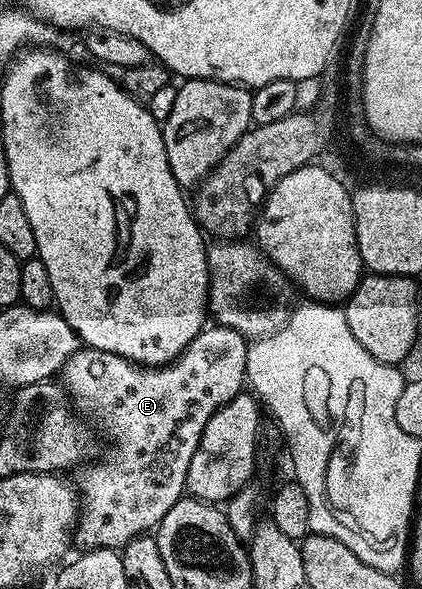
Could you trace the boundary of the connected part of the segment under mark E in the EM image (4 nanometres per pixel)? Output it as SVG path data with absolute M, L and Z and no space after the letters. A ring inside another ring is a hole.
M207 325L175 360L161 367L144 367L117 353L86 345L80 346L73 357L65 361L61 372L63 390L70 397L76 412L96 428L99 426L111 442L103 463L93 464L79 483L82 507L73 528L73 539L76 544L80 543L80 548L88 551L95 551L98 547L122 549L130 539L158 528L165 513L178 499L184 498L189 461L199 444L200 433L216 409L244 388L247 345L248 340L241 333L228 327Z

